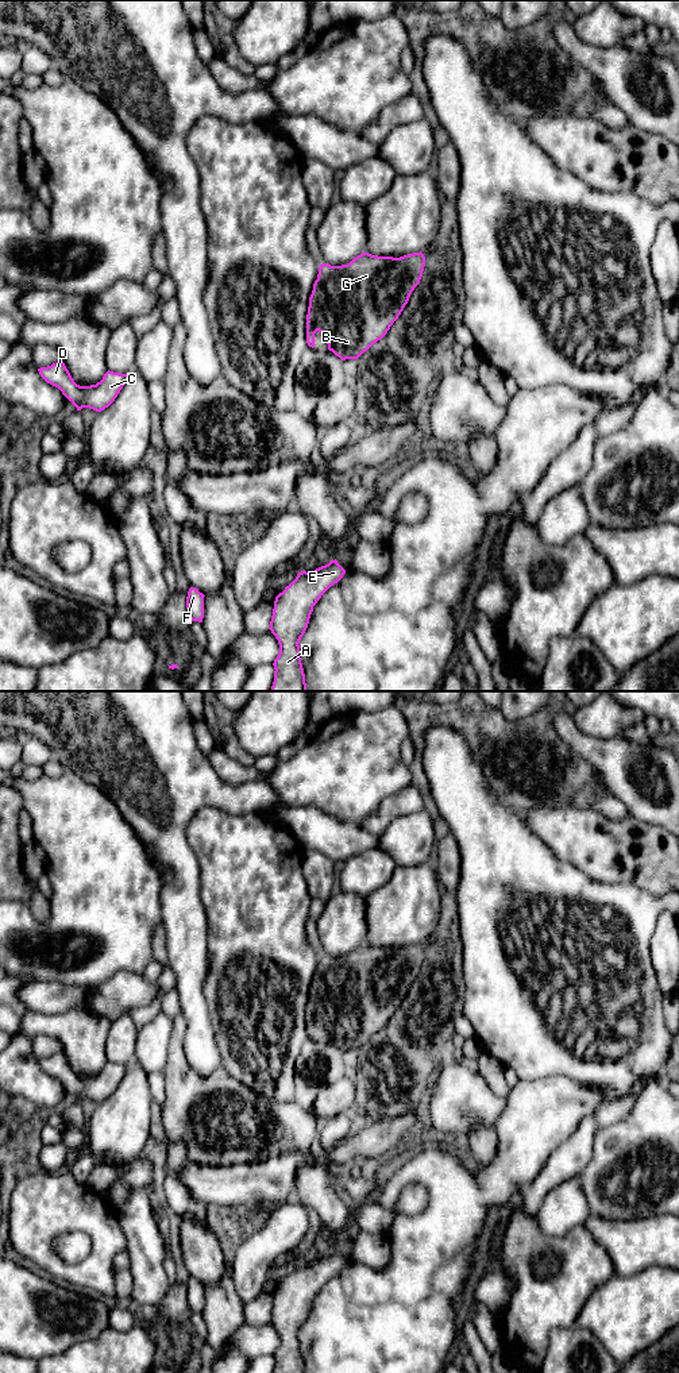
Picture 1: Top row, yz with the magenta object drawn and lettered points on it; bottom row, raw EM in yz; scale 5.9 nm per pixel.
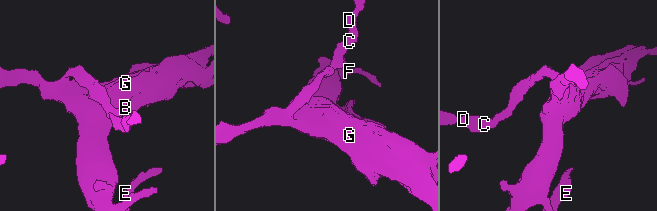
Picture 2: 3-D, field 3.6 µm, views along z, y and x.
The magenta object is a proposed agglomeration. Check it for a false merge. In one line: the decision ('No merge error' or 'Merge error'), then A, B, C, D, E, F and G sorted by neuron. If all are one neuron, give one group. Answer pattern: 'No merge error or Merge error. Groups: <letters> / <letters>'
No merge error. Groups: A B C D E F G

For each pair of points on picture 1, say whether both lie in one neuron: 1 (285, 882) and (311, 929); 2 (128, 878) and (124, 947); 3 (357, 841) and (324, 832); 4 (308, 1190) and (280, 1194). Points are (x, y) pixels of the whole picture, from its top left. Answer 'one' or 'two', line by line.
1: two
2: one
3: one
4: two

